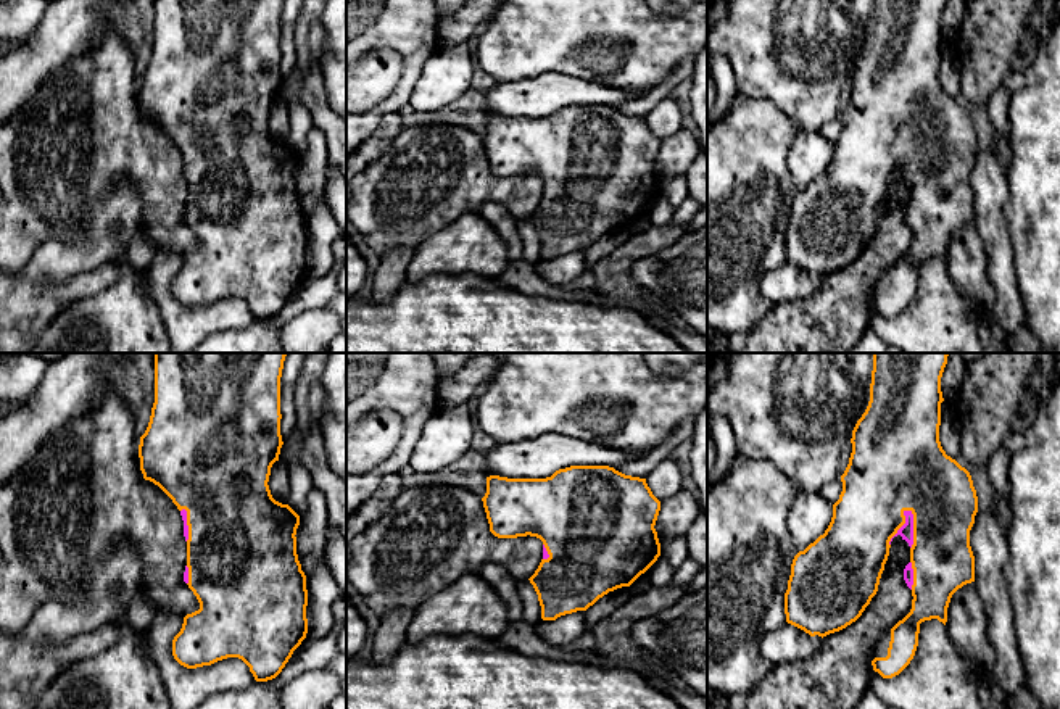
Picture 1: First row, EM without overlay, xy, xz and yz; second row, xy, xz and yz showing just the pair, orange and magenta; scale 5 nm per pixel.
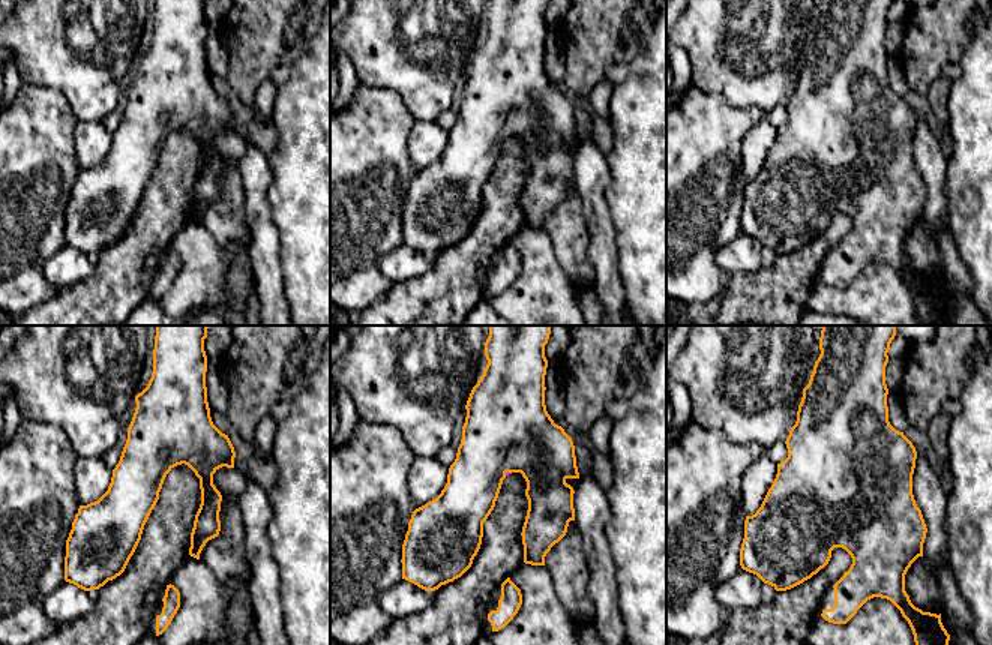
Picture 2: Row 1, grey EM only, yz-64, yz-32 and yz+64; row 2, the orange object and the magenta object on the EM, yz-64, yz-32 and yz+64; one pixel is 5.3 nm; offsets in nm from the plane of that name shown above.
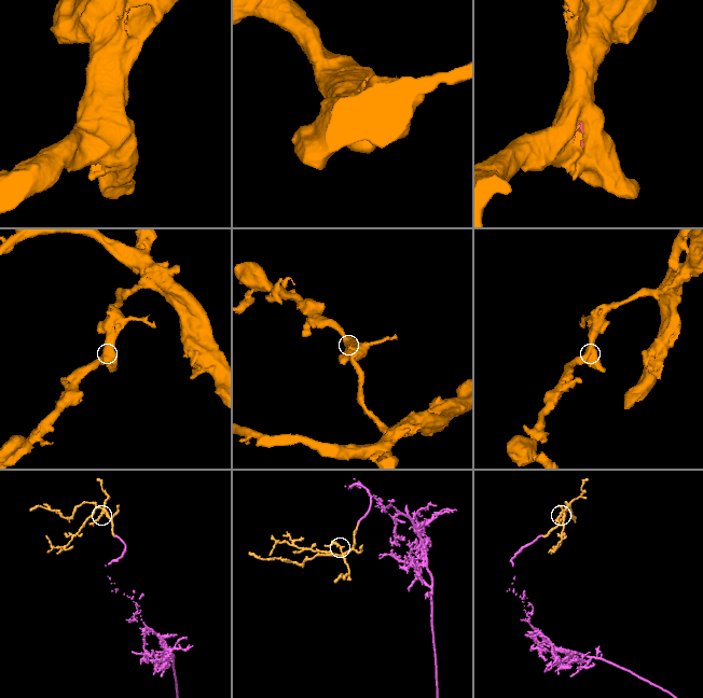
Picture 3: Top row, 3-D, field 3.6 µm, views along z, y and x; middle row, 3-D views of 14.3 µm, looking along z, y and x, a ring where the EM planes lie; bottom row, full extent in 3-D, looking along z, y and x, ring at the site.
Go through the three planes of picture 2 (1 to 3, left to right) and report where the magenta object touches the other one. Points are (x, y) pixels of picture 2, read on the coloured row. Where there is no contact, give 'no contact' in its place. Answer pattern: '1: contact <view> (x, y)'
1: no contact
2: contact yz-32 (508, 471)
3: no contact

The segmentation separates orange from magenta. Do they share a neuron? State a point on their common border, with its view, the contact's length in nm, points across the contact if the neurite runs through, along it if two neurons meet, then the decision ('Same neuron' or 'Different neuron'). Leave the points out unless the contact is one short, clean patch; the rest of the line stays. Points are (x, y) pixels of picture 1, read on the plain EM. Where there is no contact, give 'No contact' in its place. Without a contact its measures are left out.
Touches orange at yz (902, 163). Shared border 220 nm. Same neuron

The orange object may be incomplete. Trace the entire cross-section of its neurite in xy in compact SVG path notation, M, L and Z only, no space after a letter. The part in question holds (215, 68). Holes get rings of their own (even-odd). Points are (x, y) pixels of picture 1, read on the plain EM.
M155 0L155 42L139 97L145 119L158 124L184 160L187 205L184 221L200 248L187 253L172 279L174 298L187 306L242 298L256 321L275 317L308 272L306 214L296 193L300 155L275 140L269 129L271 106L284 84L280 74L280 16L284 0Z

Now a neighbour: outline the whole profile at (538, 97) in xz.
M544 73L533 79L520 79L511 82L496 82L491 89L480 95L480 110L490 114L499 114L507 118L546 118L556 110L570 105L619 105L636 97L646 95L649 90L641 93L630 93L615 87L599 85L578 77L569 77L561 73Z

